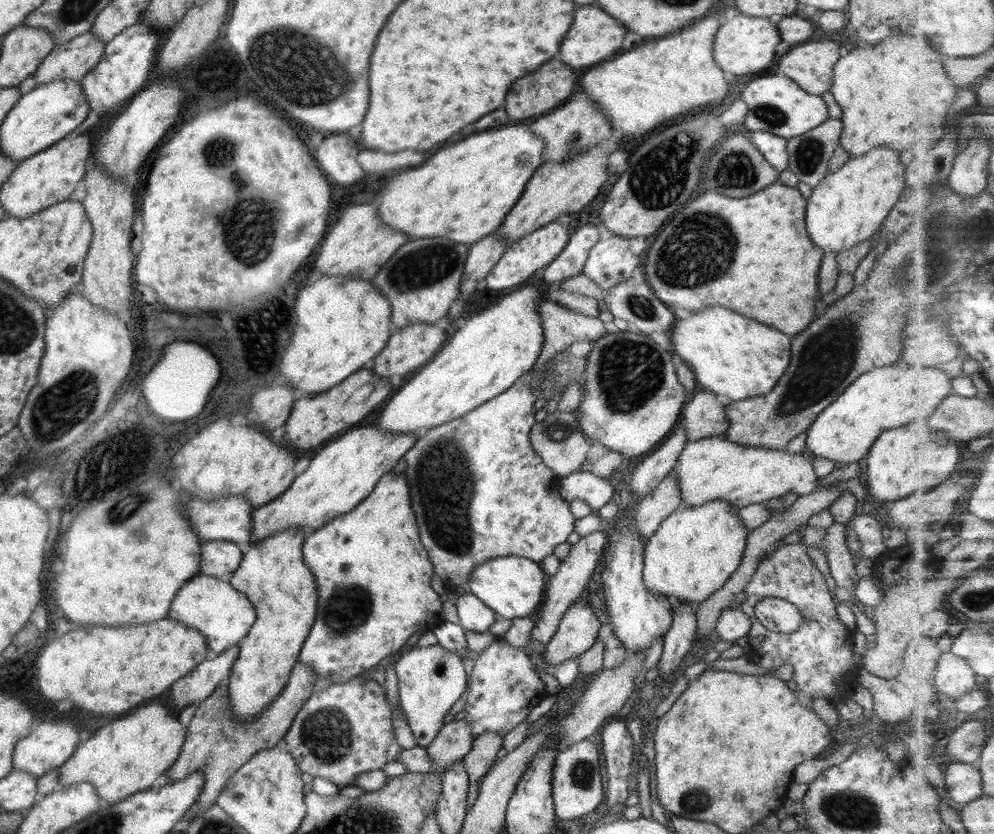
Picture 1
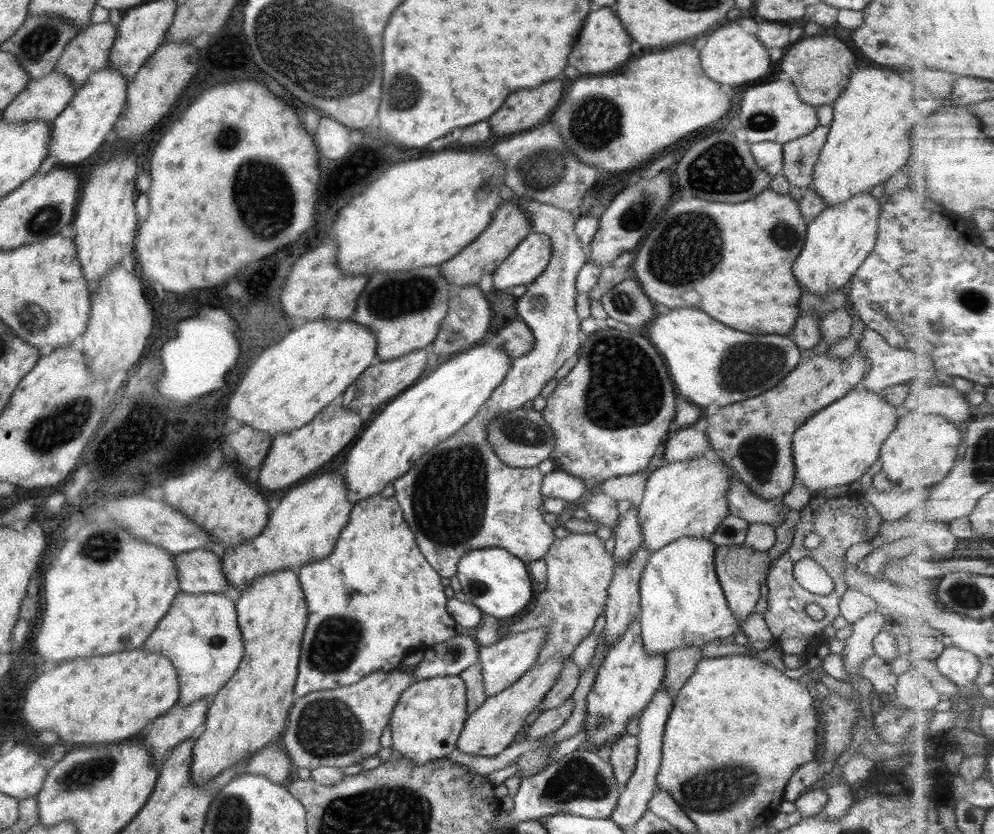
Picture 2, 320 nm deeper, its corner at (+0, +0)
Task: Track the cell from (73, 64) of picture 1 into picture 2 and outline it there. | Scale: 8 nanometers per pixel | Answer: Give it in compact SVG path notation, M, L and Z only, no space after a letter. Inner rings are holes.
M54 70L42 78L30 79L26 88L3 110L3 118L9 122L51 122L72 100L76 88L71 78Z

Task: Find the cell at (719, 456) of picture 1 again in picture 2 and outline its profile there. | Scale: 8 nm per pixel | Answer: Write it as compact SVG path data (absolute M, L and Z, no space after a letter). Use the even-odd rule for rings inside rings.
M704 457L668 463L655 470L647 478L644 496L637 508L640 530L643 534L643 547L650 553L654 553L677 538L709 538L724 518L729 515L727 494L732 475L735 475L734 472L722 460L712 462Z

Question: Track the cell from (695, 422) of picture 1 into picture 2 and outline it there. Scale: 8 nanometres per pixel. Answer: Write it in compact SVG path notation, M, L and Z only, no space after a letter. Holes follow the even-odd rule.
M694 425L675 432L664 443L664 459L668 463L704 457L704 453L710 450L711 445L705 432L698 431Z

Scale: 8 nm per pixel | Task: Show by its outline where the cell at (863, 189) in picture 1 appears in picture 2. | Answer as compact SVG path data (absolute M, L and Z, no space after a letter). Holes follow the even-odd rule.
M866 191L846 203L827 207L808 223L804 250L792 266L796 280L804 290L824 296L849 284L853 274L874 249L883 203L884 200L876 199Z

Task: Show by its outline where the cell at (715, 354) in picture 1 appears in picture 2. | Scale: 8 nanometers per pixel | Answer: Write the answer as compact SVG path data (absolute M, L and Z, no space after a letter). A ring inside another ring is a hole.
M678 308L678 310L670 310L668 314L656 316L648 326L648 338L656 346L656 350L660 350L666 364L670 366L668 370L676 384L676 394L684 396L686 400L702 408L710 404L726 406L769 391L802 361L801 349L790 338L776 334L764 334L764 336L744 334L724 326L722 322L694 308Z

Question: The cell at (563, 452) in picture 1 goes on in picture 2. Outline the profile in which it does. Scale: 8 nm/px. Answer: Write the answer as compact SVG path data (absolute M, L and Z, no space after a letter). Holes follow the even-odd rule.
M516 409L504 414L496 415L485 426L487 442L500 460L510 467L534 467L541 462L553 458L553 448L556 437L550 426L546 424L540 411L532 409Z

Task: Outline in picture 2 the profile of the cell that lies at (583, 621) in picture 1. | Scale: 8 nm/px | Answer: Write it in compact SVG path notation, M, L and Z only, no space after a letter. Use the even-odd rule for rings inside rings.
M552 657L544 664L535 664L508 689L502 690L494 697L486 698L478 710L467 716L462 733L458 737L457 749L464 754L474 756L496 756L506 750L524 728L527 716L543 702L544 696L556 684L566 662L568 660L562 661L560 657Z

